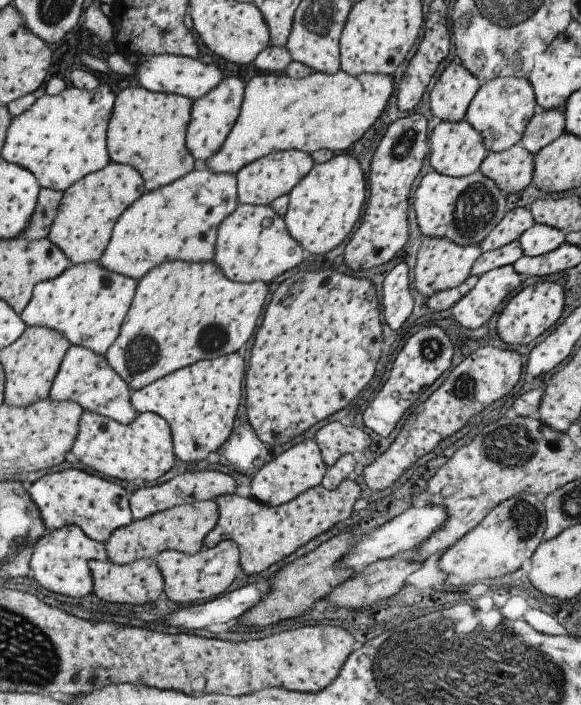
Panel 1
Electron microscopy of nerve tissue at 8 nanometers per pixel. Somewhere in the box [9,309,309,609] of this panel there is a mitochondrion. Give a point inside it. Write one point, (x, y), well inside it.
(142, 353)

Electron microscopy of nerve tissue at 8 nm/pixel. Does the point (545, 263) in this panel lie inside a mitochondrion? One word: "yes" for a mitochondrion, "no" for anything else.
no

